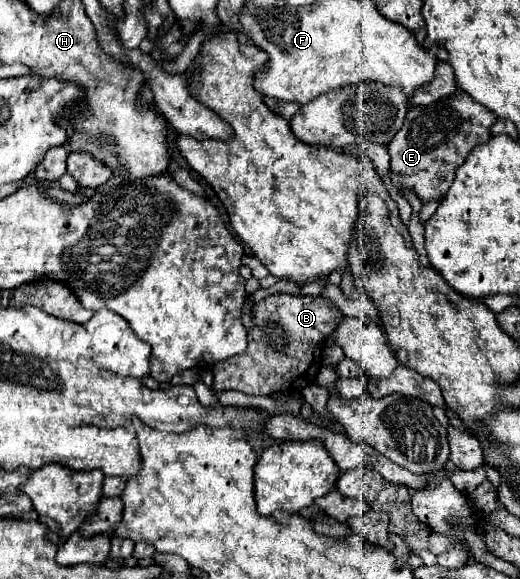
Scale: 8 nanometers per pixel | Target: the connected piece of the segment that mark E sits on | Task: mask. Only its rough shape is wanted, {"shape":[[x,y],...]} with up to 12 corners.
{"shape":[[465,92],[409,108],[389,142],[393,184],[443,198],[491,138]]}

